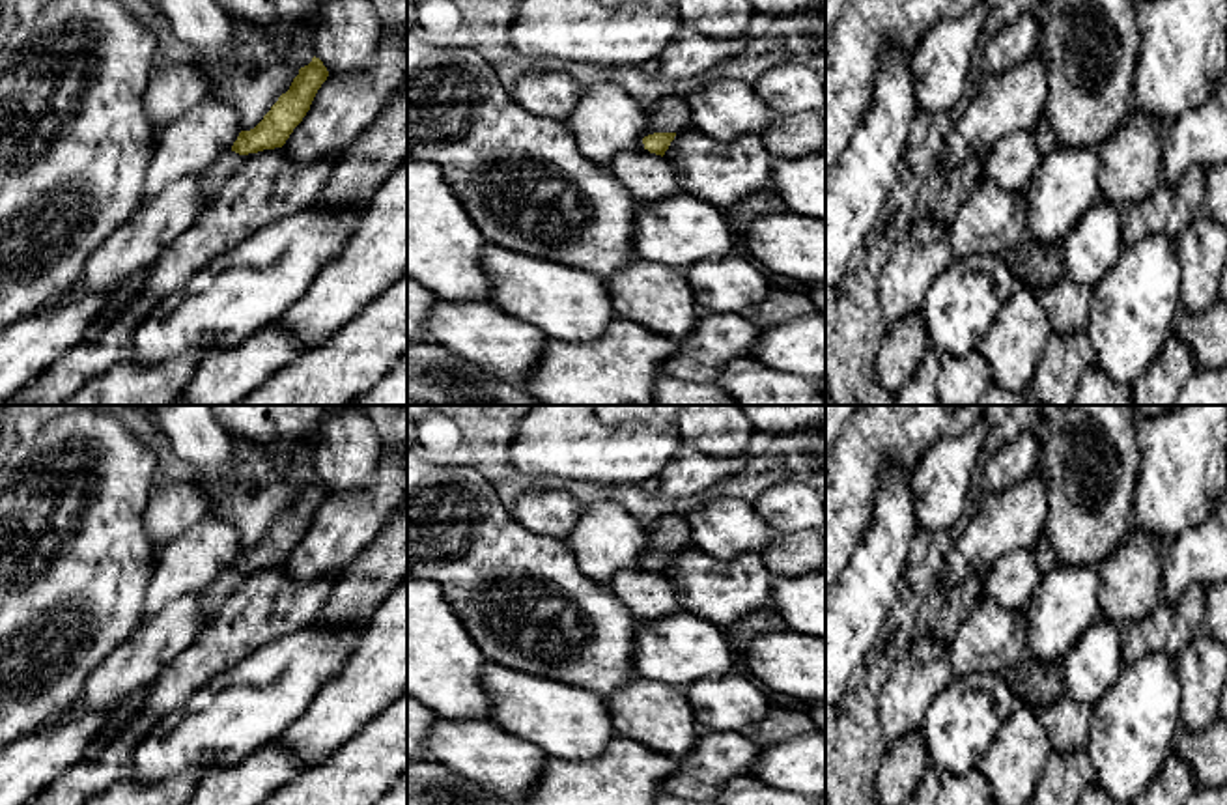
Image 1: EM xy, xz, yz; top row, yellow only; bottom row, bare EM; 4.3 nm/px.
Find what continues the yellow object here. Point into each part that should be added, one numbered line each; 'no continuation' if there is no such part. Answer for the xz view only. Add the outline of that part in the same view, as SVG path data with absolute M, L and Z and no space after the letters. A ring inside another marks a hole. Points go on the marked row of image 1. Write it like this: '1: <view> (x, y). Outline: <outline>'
1: xz (669, 114). Outline: M663 97L648 106L648 125L644 136L654 133L676 133L693 125L691 112L684 97Z

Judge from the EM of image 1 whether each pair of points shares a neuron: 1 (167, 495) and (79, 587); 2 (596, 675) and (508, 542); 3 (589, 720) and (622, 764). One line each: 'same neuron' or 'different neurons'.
1: different neurons
2: same neuron
3: different neurons

